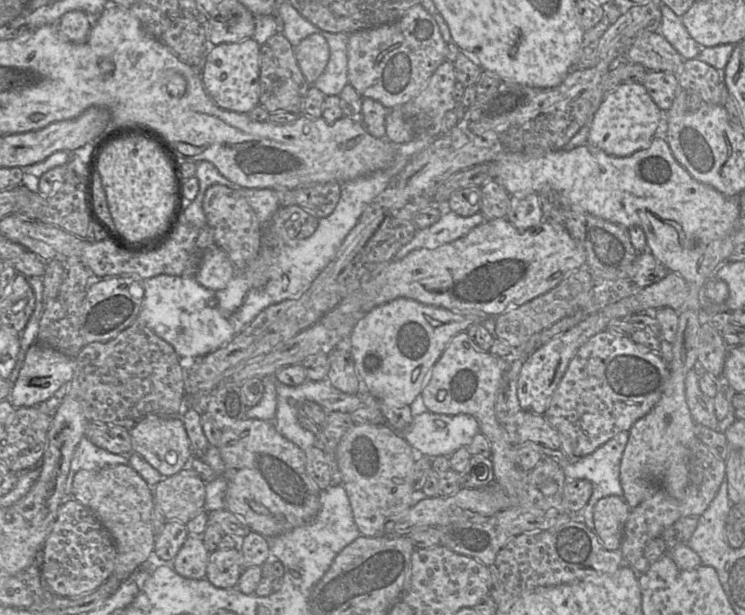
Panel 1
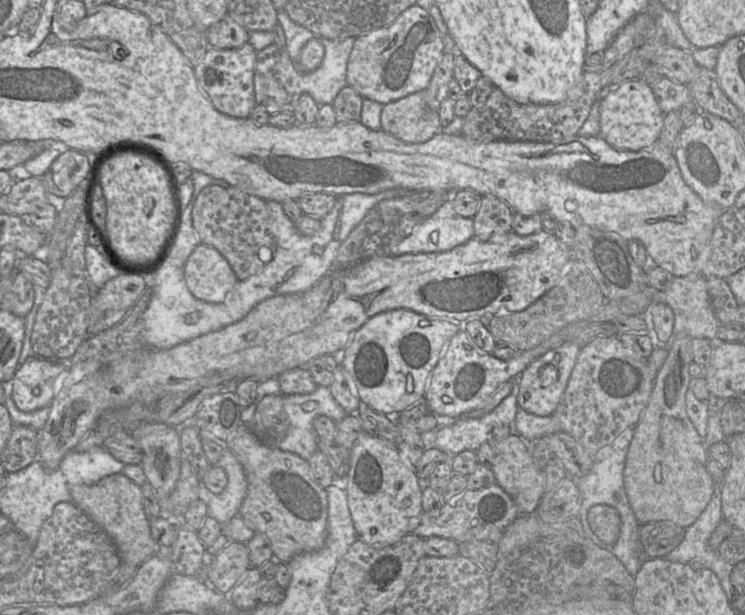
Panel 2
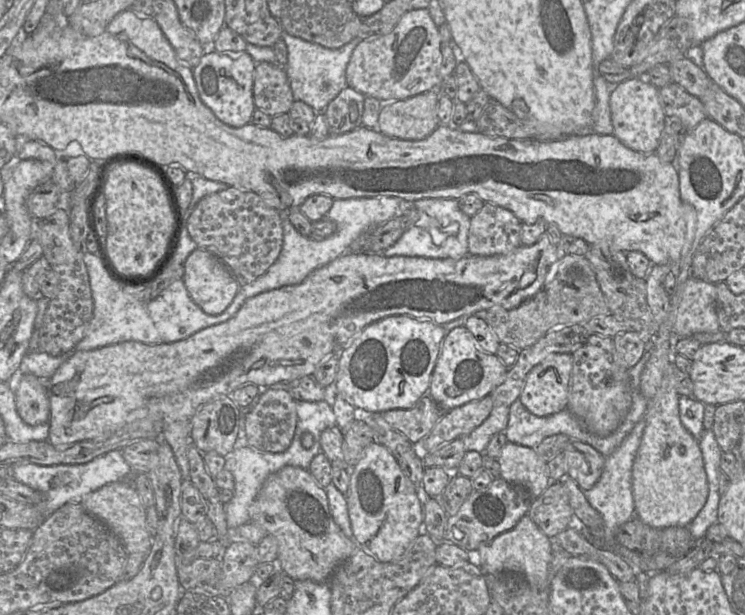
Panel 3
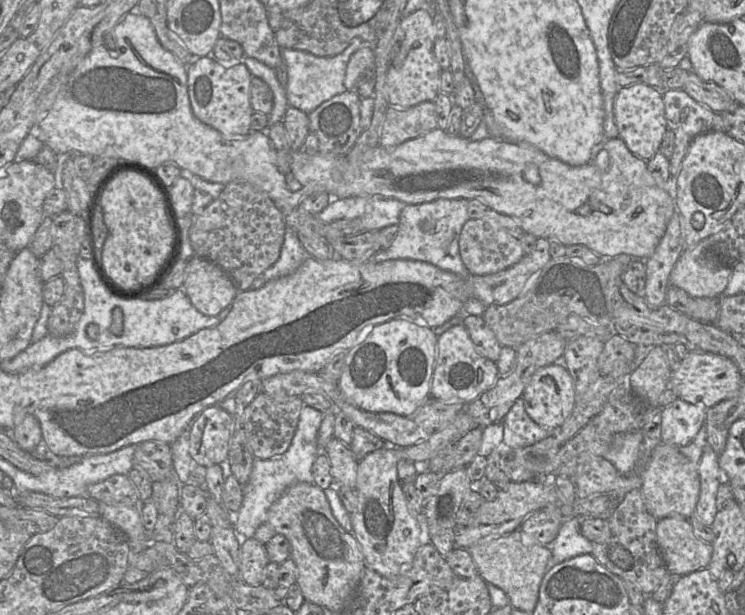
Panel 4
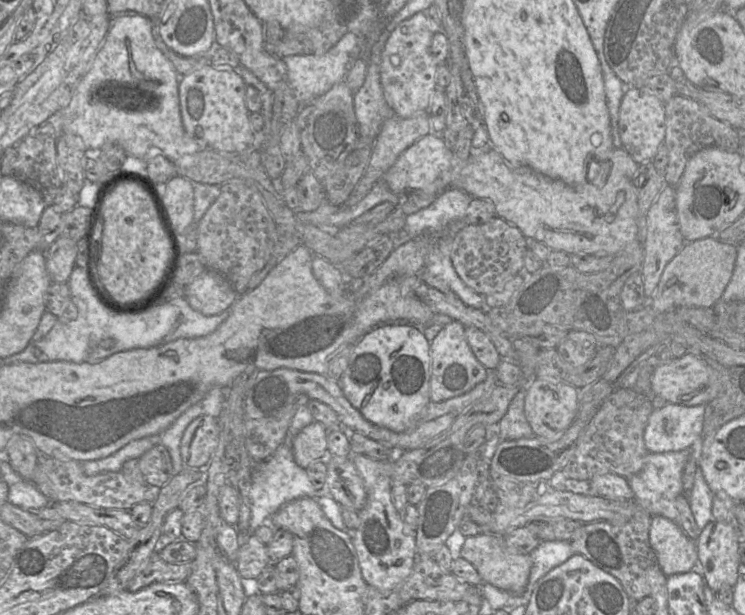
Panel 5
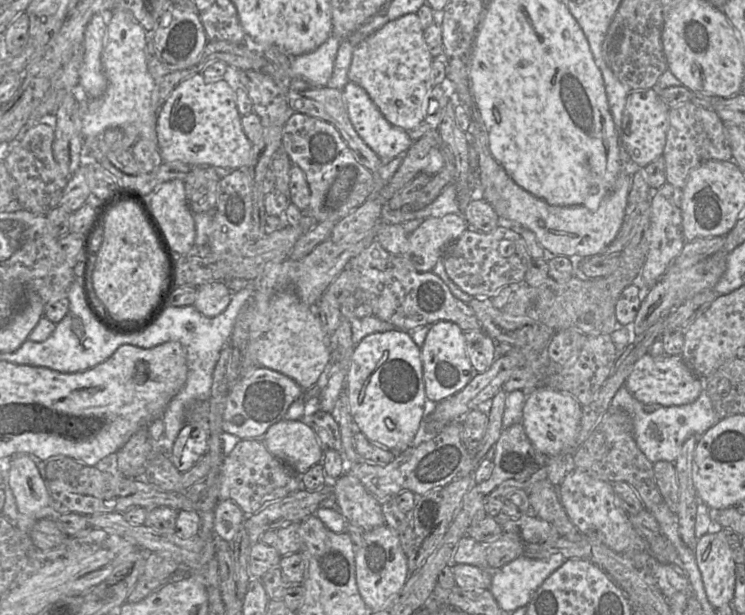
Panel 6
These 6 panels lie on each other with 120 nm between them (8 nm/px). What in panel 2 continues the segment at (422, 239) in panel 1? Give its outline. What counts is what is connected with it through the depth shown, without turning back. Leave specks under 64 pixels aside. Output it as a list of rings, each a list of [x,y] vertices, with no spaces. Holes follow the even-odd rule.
[[[448,199],[433,214],[417,224],[412,232],[391,250],[390,255],[448,251],[473,236],[473,219],[458,215],[451,199]]]

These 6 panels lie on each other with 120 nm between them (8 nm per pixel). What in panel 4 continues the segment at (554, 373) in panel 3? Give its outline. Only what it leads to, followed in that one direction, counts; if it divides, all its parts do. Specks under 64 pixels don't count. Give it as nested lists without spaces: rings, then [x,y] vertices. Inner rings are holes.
[[[562,362],[552,363],[534,373],[523,391],[522,398],[526,412],[537,424],[555,430],[562,426],[575,407],[573,379]]]

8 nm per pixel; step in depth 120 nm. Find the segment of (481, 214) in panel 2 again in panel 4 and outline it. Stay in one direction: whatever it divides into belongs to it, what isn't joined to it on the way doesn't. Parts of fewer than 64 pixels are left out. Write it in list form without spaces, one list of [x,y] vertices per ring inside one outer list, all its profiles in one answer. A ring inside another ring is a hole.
[[[487,209],[478,219],[468,219],[459,235],[459,252],[468,272],[472,275],[493,274],[519,262],[524,256],[523,233],[514,218],[492,209]]]

